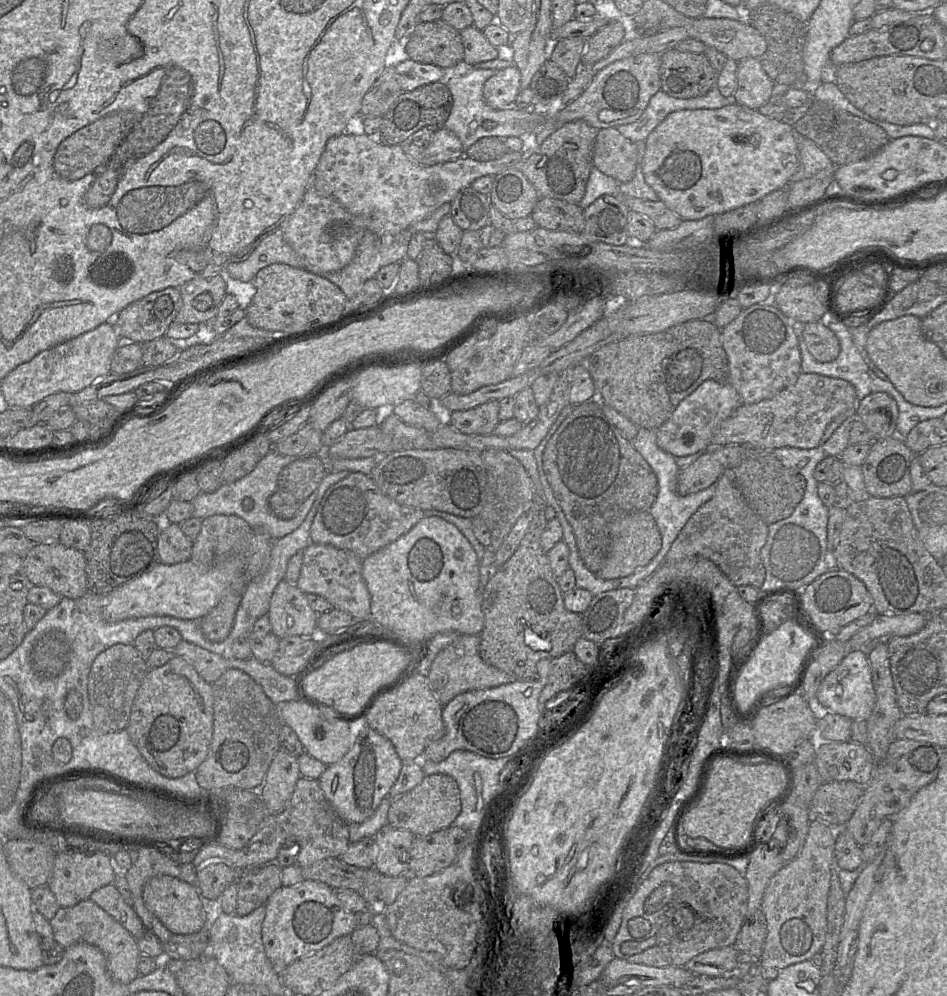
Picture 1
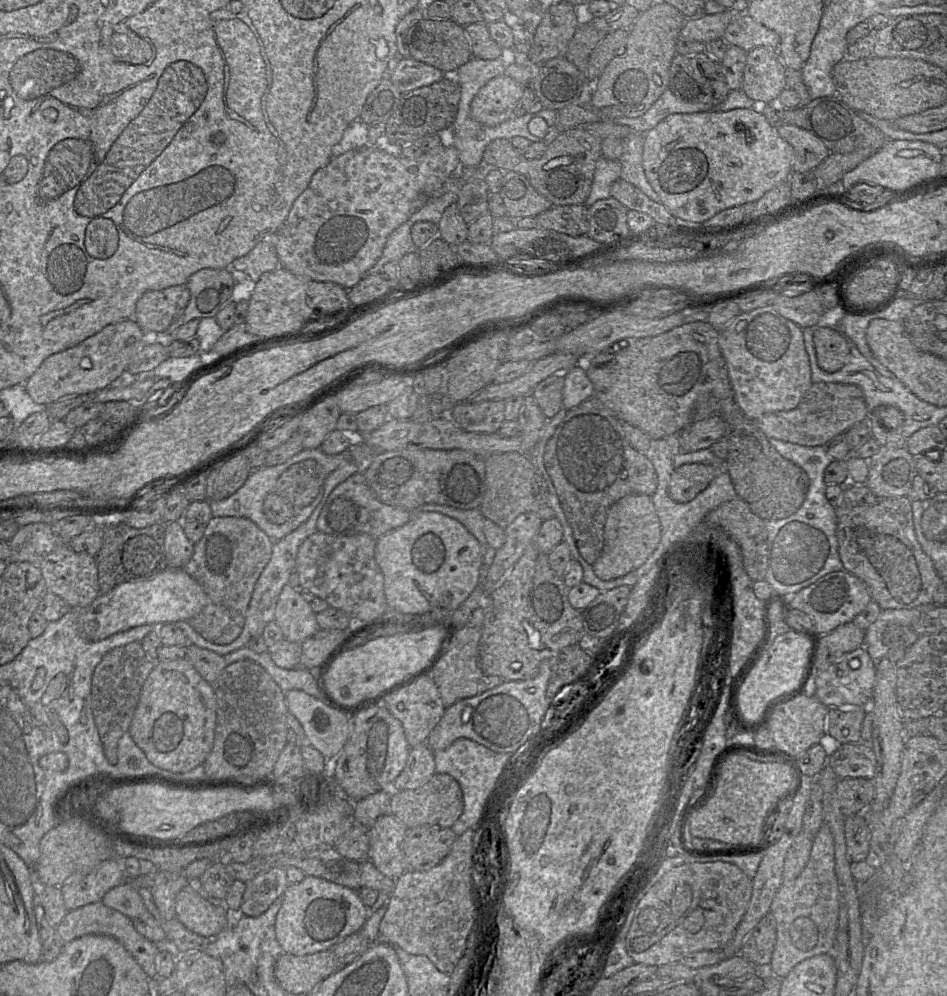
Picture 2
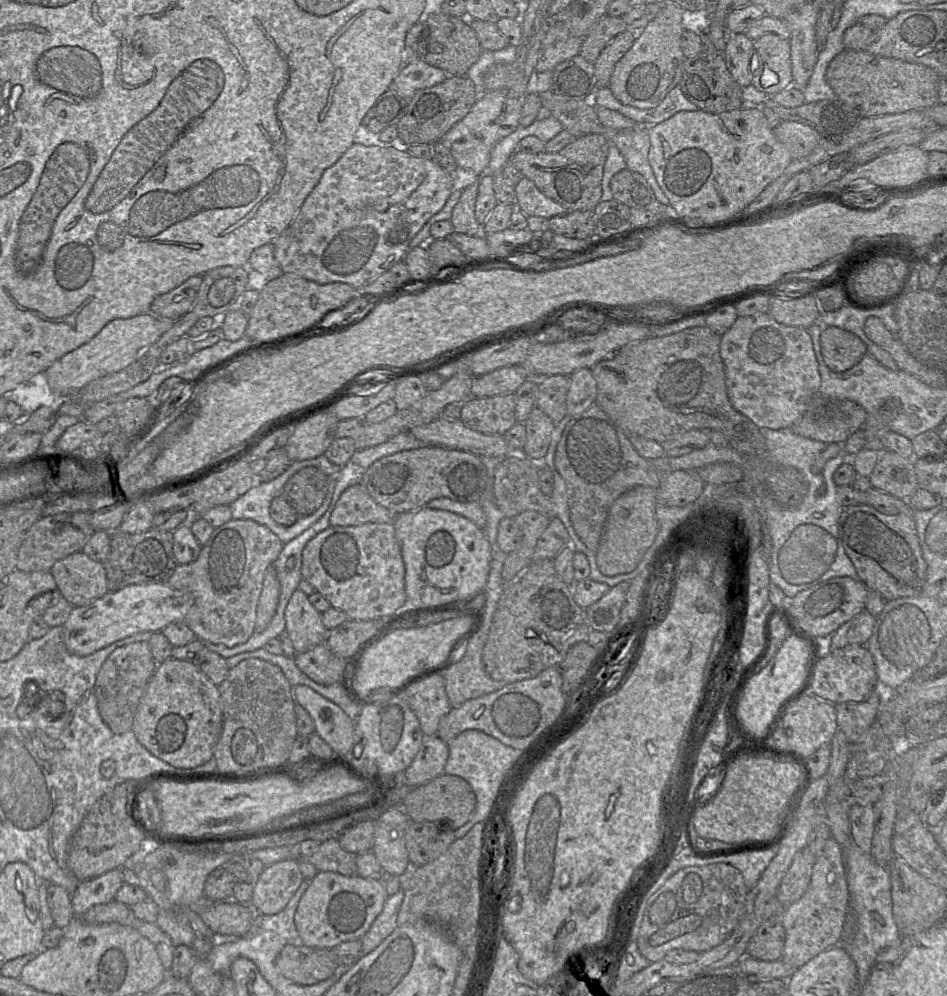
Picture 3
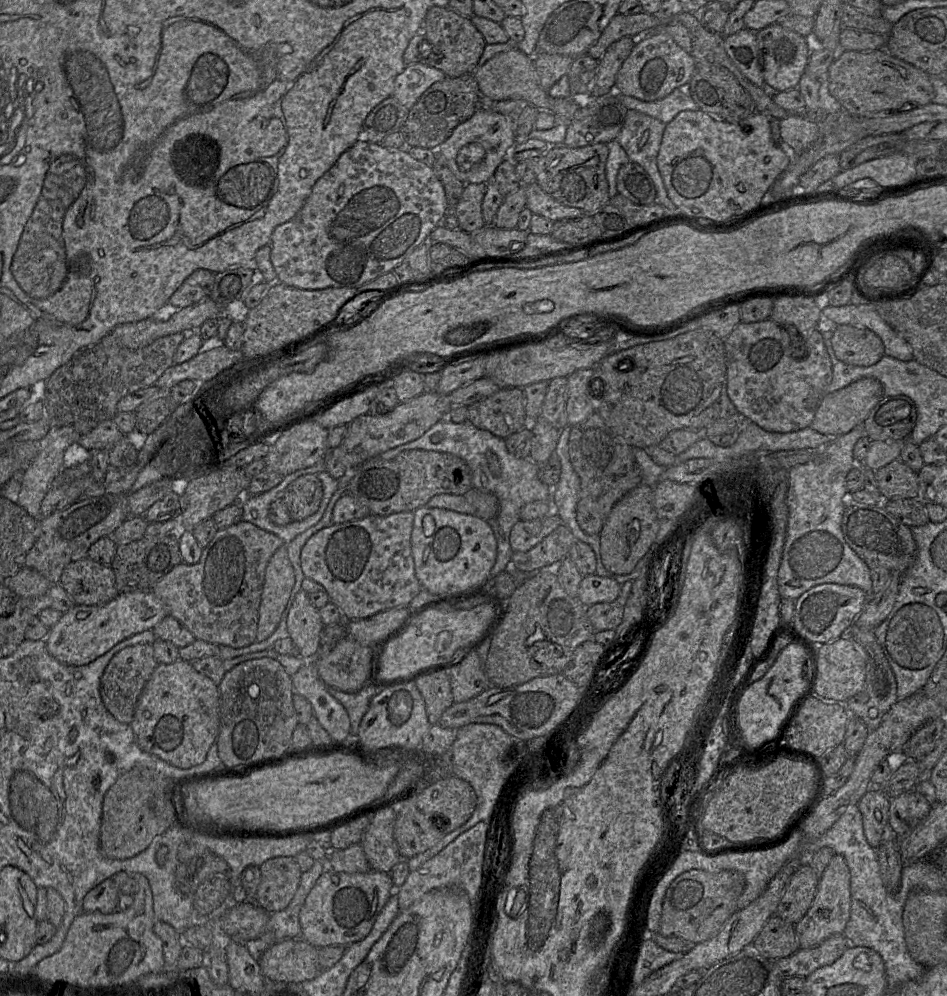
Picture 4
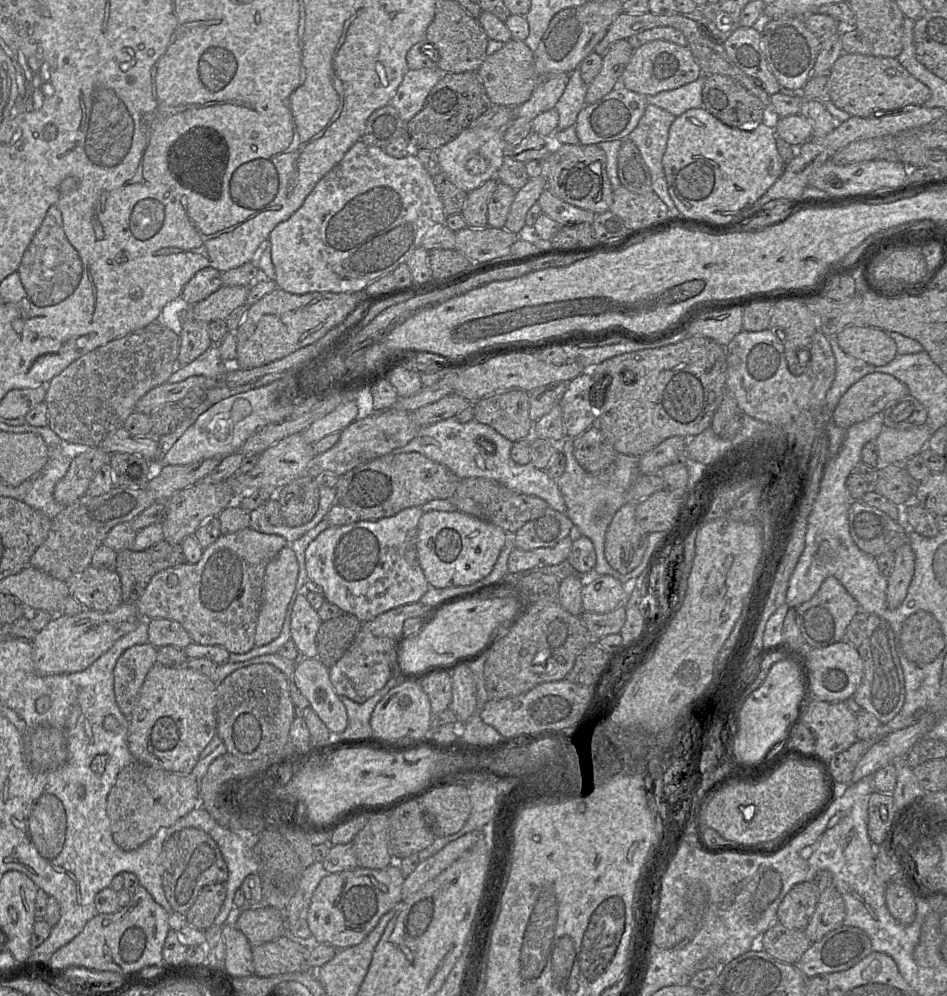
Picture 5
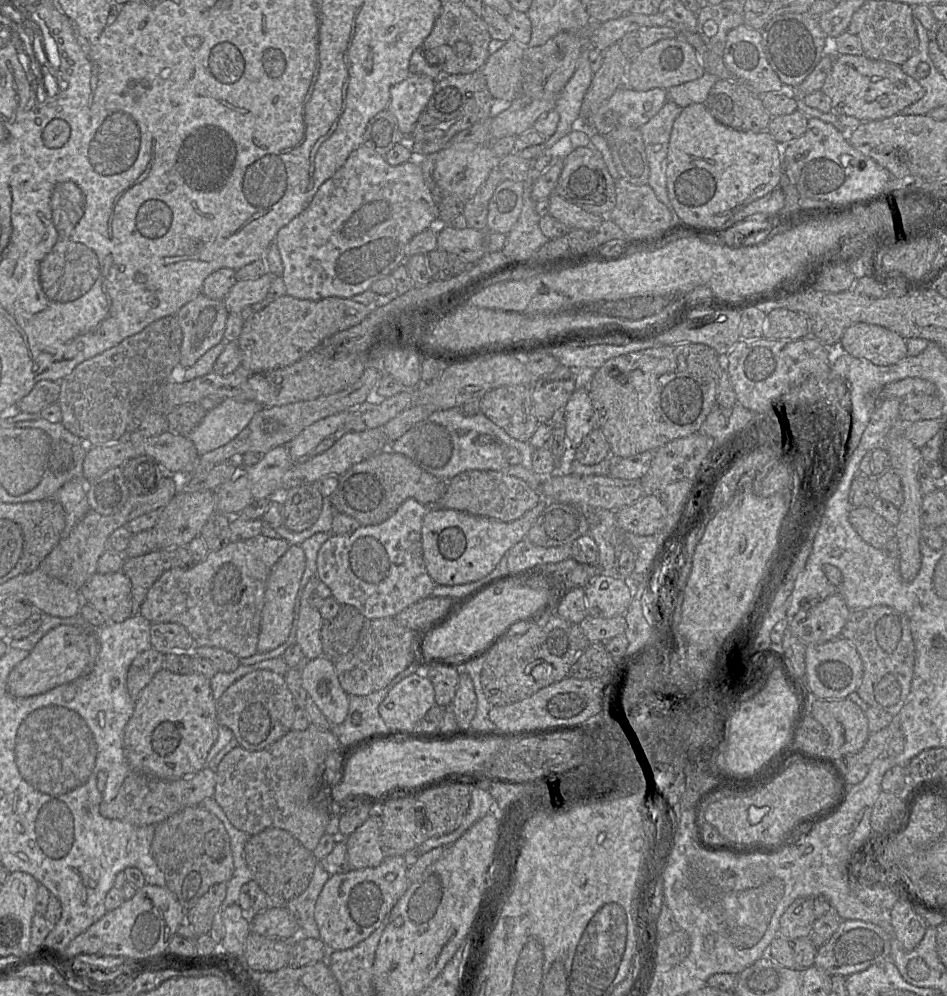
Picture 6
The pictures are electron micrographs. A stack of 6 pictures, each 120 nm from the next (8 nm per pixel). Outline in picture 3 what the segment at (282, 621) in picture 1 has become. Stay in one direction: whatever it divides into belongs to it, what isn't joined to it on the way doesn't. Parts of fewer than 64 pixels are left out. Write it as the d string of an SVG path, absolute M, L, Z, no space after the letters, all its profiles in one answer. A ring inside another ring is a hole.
M300 589L295 590L285 609L285 633L296 654L325 643L328 631L322 622L322 614L311 604L308 596Z

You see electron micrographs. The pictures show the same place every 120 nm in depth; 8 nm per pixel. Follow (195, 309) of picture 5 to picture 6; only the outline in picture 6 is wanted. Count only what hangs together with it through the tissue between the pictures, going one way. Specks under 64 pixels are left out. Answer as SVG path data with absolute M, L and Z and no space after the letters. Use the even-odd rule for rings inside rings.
M266 273L258 278L239 280L223 299L229 314L239 314L245 307L261 302L268 293L273 276Z

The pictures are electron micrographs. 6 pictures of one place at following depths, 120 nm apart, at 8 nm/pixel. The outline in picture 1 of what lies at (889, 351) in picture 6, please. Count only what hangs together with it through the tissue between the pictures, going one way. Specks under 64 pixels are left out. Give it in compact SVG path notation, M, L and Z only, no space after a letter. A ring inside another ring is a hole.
M828 319L805 324L803 339L808 351L820 363L834 361L840 353L840 342L828 327Z

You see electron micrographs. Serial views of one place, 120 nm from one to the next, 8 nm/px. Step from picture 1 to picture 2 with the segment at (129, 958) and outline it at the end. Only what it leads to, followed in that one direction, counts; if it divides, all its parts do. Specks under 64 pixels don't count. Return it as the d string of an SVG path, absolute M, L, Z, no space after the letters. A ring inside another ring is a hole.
M101 901L69 911L55 928L55 931L64 943L87 934L111 936L125 947L148 977L156 977L154 960L159 951L157 945L137 932L133 926L132 919L117 910L107 907Z

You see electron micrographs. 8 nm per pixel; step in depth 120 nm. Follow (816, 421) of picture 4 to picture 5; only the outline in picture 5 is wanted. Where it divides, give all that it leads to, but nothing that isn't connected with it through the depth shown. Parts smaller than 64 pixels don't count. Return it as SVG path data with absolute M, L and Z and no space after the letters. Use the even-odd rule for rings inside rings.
M869 373L854 383L840 398L831 421L848 428L882 412L886 406L909 394L907 385L887 373Z

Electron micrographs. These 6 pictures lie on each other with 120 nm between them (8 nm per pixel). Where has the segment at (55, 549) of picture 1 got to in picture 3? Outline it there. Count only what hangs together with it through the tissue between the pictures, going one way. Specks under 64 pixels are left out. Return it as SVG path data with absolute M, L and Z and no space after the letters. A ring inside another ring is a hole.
M83 552L57 561L50 573L62 598L73 607L89 605L109 592L103 563Z

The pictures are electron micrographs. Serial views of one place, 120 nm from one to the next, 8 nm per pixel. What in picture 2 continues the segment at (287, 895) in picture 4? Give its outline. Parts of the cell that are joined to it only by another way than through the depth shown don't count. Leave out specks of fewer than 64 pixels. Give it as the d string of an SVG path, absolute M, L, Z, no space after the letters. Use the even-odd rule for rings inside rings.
M273 868L246 882L239 914L258 917L282 897L289 886L286 869Z

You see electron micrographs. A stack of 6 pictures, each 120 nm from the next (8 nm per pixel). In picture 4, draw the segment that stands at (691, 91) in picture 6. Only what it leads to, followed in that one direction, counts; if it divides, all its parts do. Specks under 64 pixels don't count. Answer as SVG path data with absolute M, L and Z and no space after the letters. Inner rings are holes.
M688 83L677 87L664 98L651 102L623 94L617 94L617 97L628 110L635 110L649 115L665 124L672 121L679 112L700 109L690 95Z

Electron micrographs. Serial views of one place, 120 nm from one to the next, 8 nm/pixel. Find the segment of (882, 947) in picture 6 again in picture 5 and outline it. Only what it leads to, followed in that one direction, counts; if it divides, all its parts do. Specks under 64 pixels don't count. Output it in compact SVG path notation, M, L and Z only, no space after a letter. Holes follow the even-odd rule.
M842 924L812 943L795 965L806 978L826 976L853 967L872 951L871 940L862 929Z

